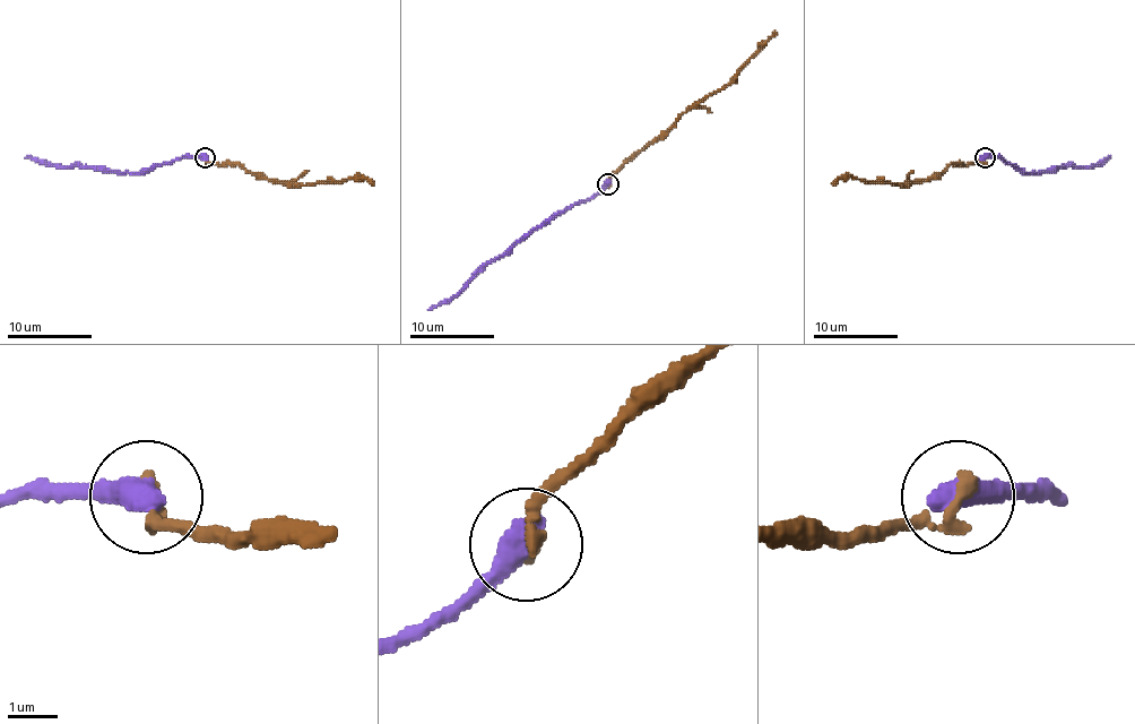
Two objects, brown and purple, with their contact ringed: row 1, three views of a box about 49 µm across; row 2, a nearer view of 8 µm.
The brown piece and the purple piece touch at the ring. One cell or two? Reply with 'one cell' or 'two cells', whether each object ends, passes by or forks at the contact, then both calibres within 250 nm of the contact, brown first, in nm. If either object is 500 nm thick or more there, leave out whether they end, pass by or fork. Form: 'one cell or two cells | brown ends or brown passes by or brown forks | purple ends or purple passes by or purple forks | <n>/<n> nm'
one cell | 320/600 nm

